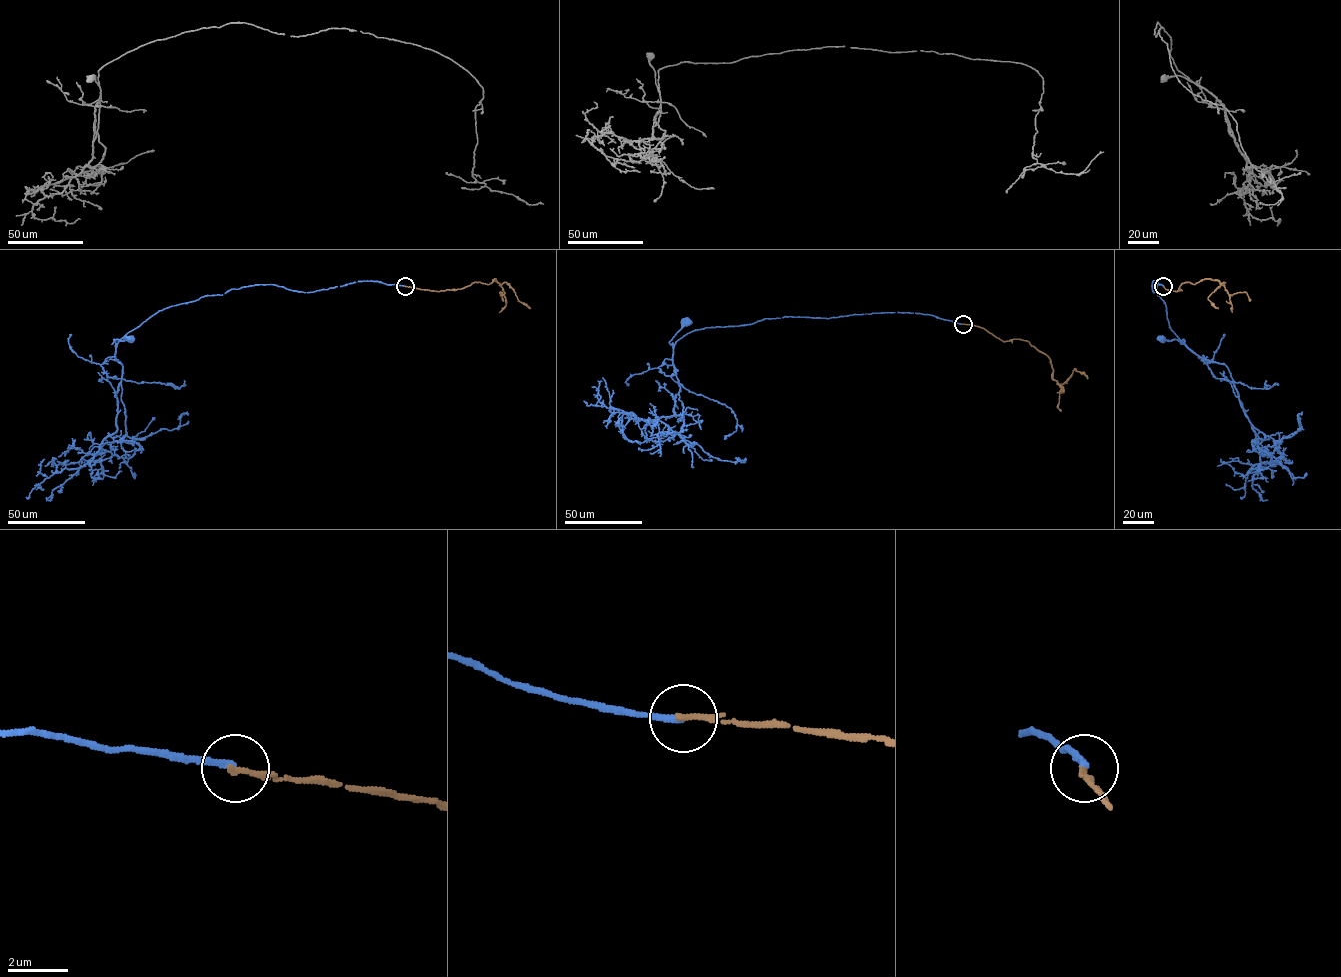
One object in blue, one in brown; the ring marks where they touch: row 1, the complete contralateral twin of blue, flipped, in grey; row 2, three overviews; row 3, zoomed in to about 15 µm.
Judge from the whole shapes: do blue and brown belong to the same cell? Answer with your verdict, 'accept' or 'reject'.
reject

